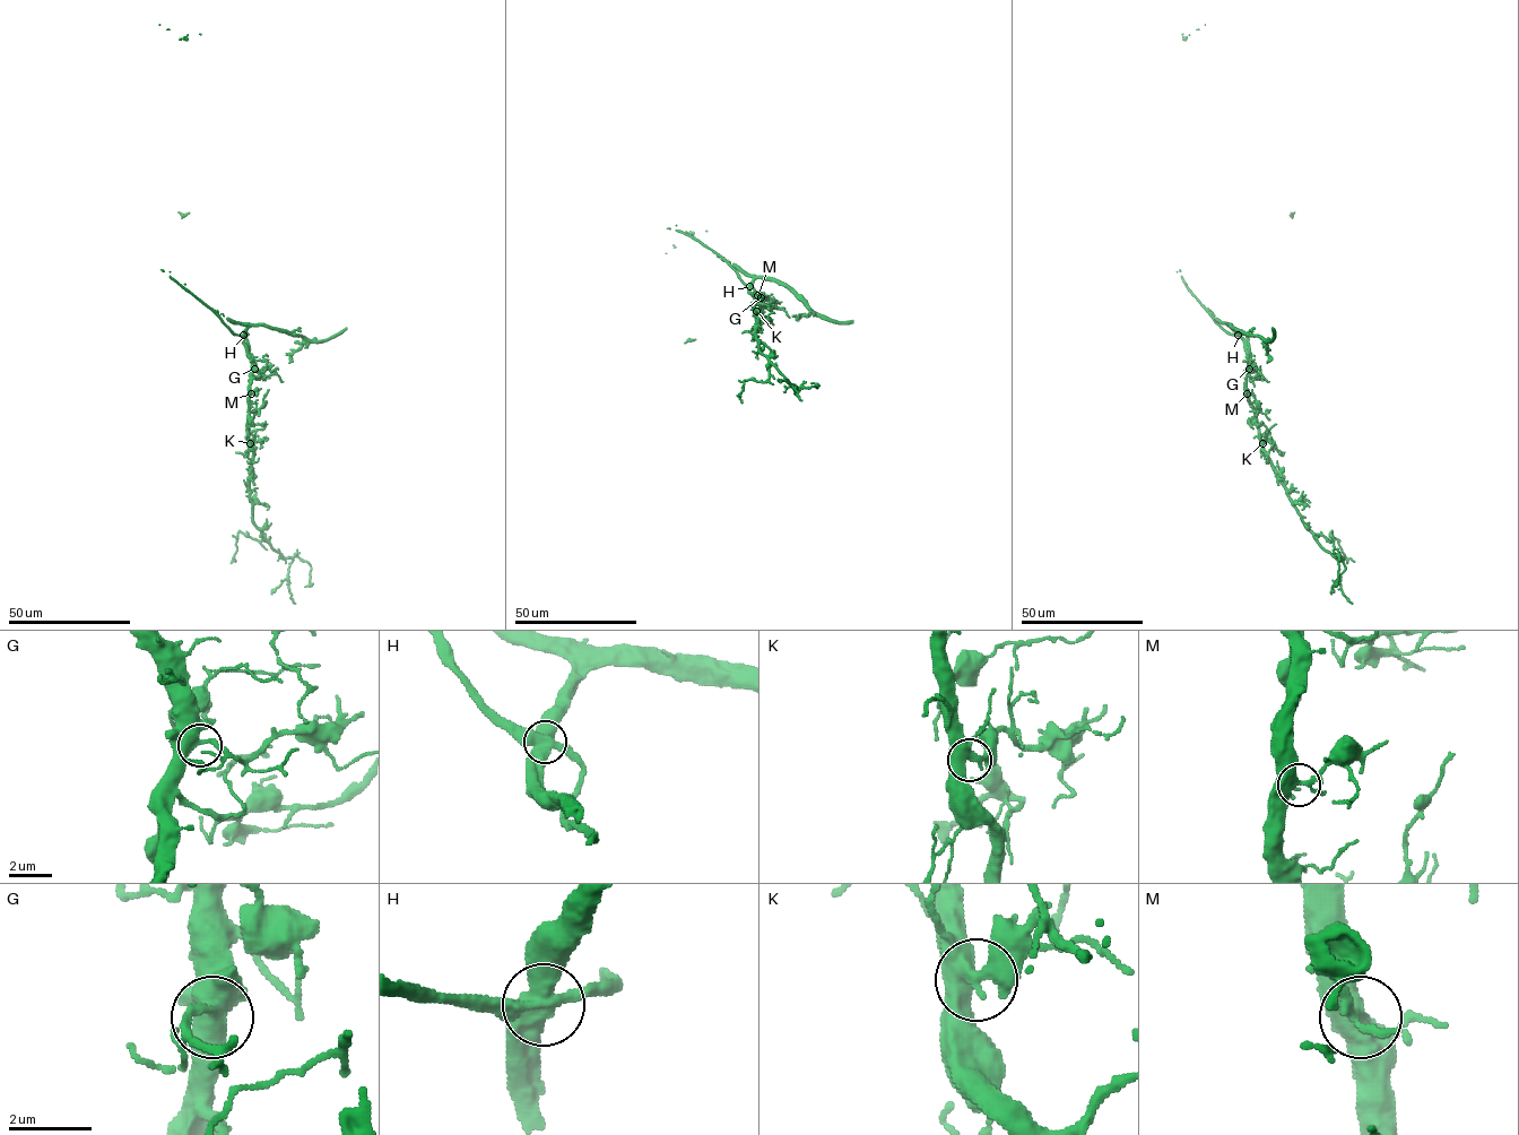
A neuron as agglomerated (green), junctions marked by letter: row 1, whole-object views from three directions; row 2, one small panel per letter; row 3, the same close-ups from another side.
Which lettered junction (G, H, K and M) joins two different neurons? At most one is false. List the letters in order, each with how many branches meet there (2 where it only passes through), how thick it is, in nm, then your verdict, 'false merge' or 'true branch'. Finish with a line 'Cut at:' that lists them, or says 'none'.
G: 4 | 480 nm | true branch
H: 4 | 500 nm | false merge
K: 4 | 400 nm | true branch
M: 4 | 400 nm | true branch
Cut at: H

